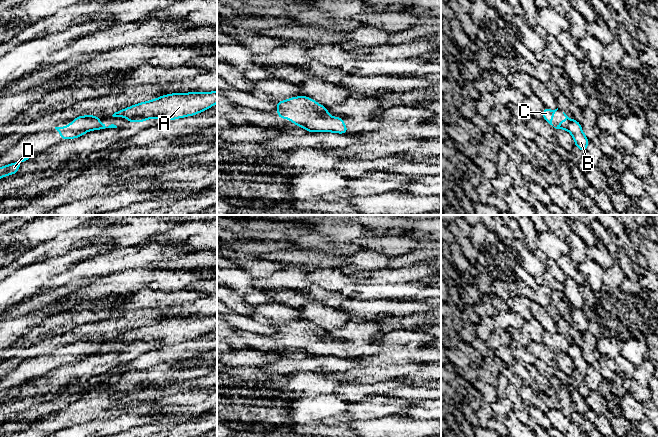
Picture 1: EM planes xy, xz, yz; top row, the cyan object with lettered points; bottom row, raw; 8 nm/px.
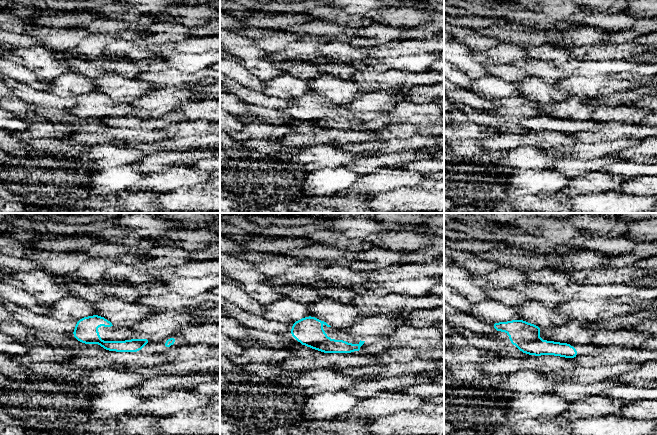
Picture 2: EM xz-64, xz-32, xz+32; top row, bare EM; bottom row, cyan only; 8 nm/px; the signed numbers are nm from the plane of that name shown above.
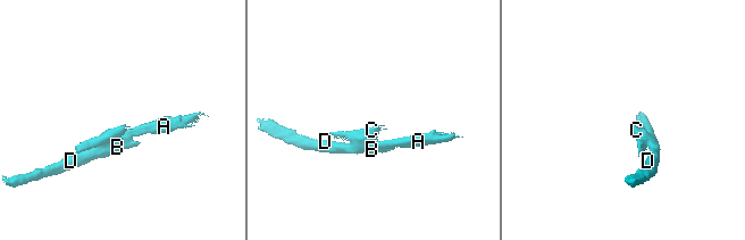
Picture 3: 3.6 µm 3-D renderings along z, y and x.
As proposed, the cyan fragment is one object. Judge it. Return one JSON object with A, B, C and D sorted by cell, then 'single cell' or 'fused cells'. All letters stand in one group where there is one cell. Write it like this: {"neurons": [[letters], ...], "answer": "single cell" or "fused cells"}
{"neurons": [["A", "B", "D"], ["C"]], "answer": "fused cells"}

